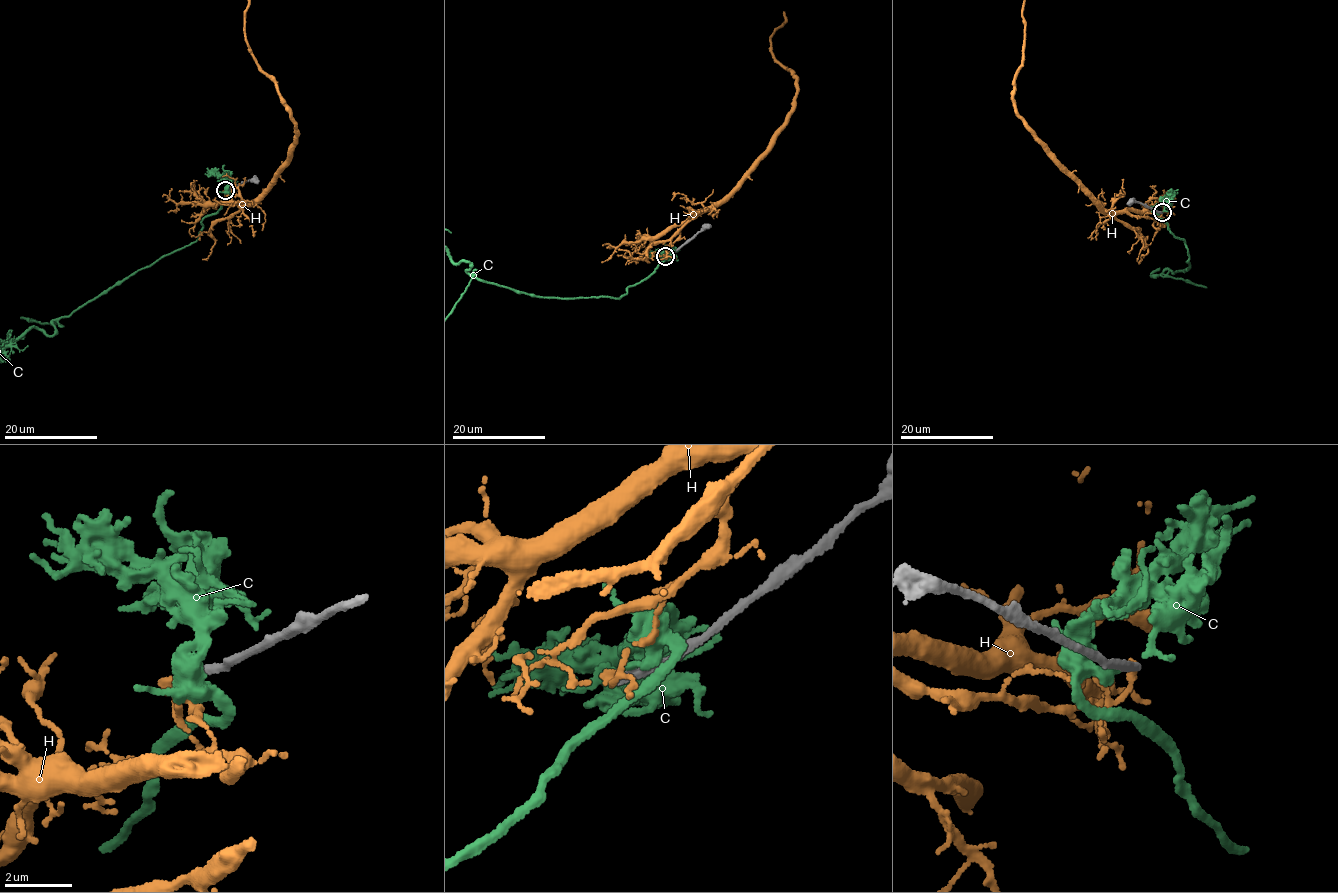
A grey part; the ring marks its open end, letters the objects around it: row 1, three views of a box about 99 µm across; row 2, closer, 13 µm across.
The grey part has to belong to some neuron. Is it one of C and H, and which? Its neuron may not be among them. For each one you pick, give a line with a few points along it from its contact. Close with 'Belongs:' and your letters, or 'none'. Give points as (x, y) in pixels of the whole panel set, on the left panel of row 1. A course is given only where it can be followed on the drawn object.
Belongs: none

